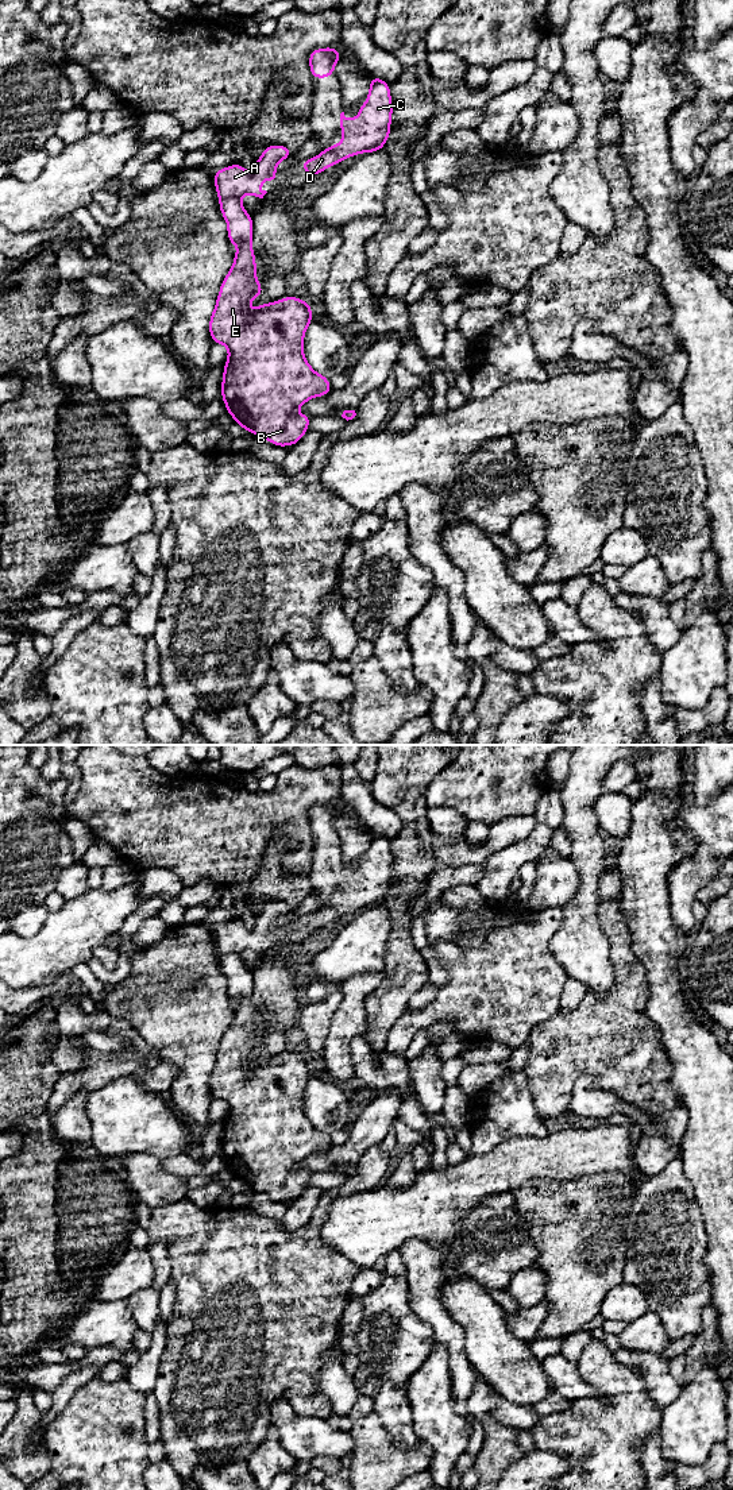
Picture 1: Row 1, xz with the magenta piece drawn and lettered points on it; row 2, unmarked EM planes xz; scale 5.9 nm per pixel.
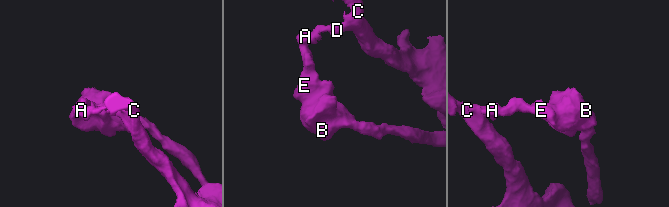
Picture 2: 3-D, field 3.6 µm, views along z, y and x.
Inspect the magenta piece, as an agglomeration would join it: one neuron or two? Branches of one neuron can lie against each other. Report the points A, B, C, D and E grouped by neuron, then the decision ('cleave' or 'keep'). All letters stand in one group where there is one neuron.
groups A C D / B E; cleave

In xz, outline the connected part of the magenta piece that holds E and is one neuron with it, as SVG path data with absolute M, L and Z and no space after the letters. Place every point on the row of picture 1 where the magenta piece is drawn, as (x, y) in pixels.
M238 197L220 200L220 212L227 221L227 236L238 247L231 270L224 277L209 317L212 343L228 348L223 370L221 394L225 412L243 429L263 437L277 447L296 445L308 432L312 416L297 414L296 409L315 397L332 391L329 379L316 372L304 356L304 336L313 320L312 306L302 298L286 296L279 301L259 305L255 310L247 302L263 294L255 270L252 251L252 217Z

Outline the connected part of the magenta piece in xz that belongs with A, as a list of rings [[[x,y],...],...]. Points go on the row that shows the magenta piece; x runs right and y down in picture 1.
[[[282,144],[266,146],[261,157],[256,158],[255,169],[248,173],[240,163],[223,167],[213,173],[215,188],[219,200],[229,197],[240,198],[243,194],[252,194],[263,198],[267,193],[261,189],[261,181],[275,182],[275,166],[292,155],[292,148]]]

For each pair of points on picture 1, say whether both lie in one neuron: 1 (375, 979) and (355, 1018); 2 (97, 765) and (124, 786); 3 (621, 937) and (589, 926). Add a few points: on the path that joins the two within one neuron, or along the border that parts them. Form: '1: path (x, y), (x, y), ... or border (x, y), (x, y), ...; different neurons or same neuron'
1: path (366, 987), (355, 998), (355, 1008); same neuron
2: path (104, 772), (118, 786); same neuron
3: border (597, 911), (601, 930), (609, 944), (610, 961); different neurons

